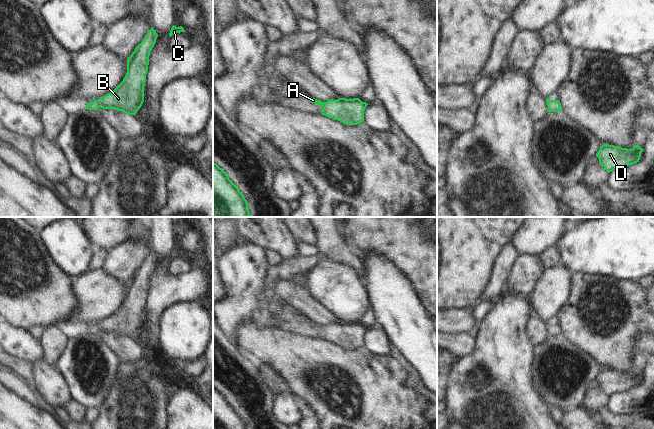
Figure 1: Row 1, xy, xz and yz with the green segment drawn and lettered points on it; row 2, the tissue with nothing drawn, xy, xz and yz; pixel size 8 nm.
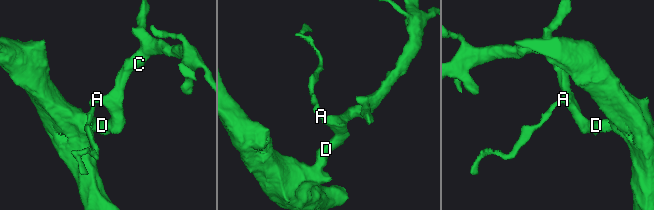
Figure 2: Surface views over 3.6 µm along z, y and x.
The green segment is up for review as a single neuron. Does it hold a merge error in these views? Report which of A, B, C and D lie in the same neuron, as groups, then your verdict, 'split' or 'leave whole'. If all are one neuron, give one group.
A B C D | leave whole

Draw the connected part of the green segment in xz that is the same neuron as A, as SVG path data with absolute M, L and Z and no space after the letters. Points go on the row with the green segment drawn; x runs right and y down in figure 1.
M310 98L309 101L323 107L322 115L347 125L357 125L364 122L364 111L368 105L368 103L362 102L359 98L330 99L327 102Z

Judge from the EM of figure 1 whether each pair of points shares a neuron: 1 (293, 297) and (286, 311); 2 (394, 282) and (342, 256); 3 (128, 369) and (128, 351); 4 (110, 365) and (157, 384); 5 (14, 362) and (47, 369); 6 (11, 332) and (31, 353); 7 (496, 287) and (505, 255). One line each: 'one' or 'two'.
1: two
2: two
3: two
4: two
5: two
6: one
7: one

